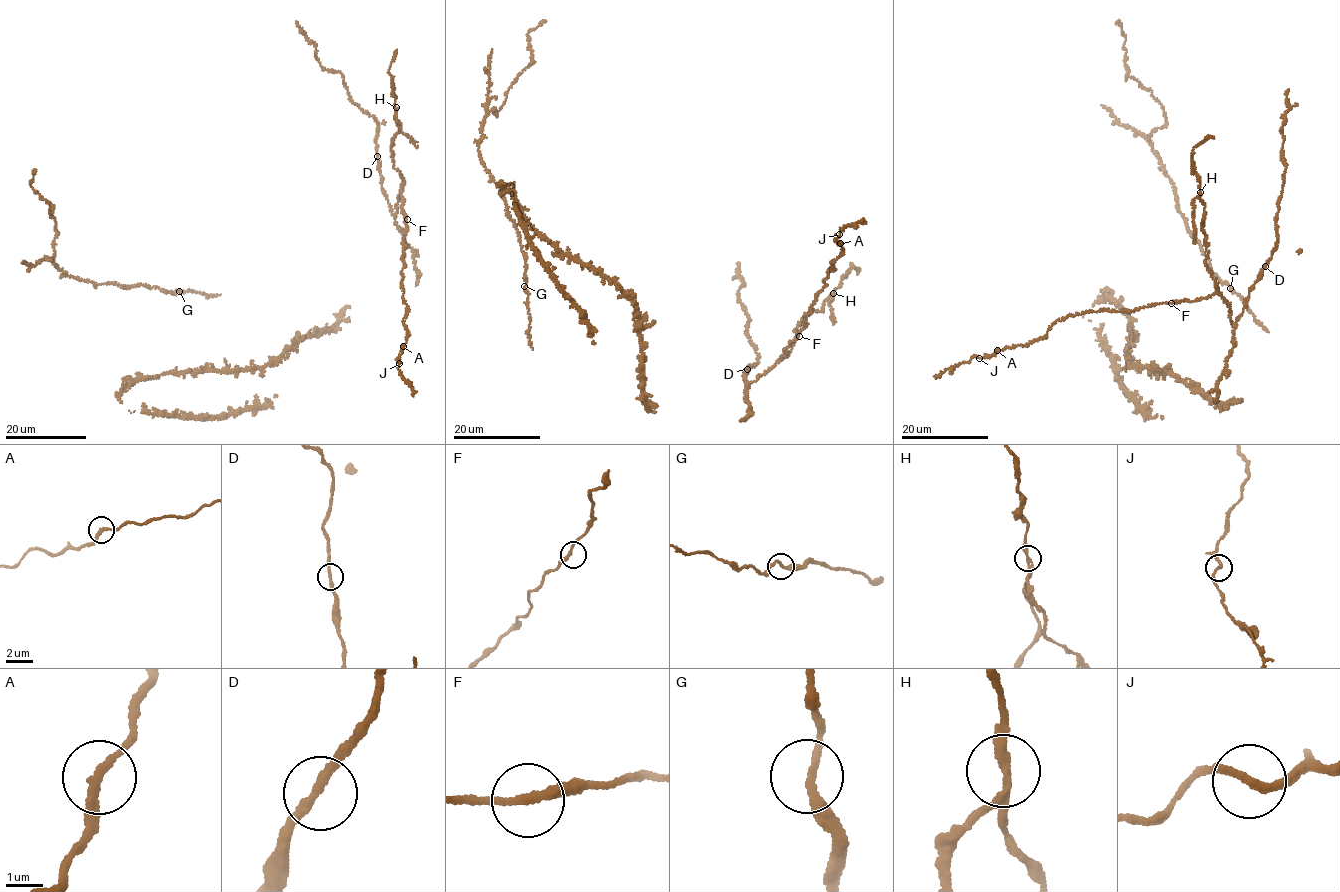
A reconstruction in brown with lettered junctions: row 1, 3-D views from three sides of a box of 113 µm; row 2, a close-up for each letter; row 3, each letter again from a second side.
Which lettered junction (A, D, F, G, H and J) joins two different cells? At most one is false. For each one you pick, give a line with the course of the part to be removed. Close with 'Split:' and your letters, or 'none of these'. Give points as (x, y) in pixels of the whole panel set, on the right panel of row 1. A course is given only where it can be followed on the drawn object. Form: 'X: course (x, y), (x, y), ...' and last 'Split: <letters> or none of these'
H: course (1200, 192), (1193, 201), (1194, 244)
Split: H

